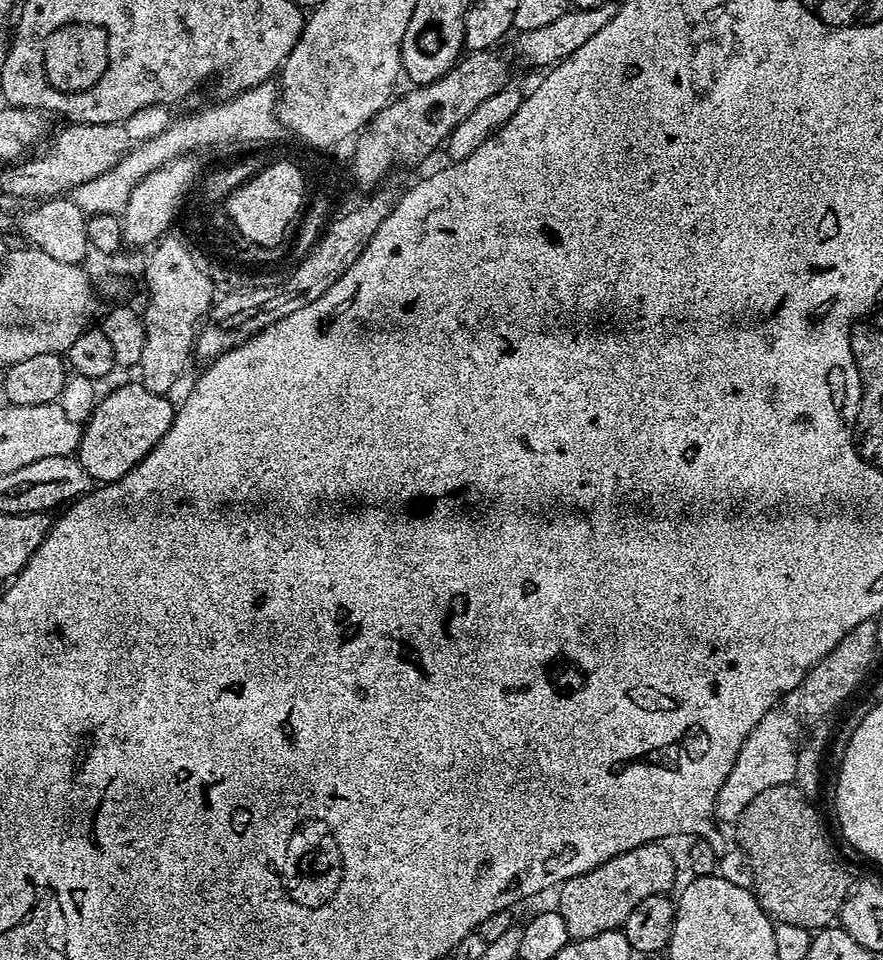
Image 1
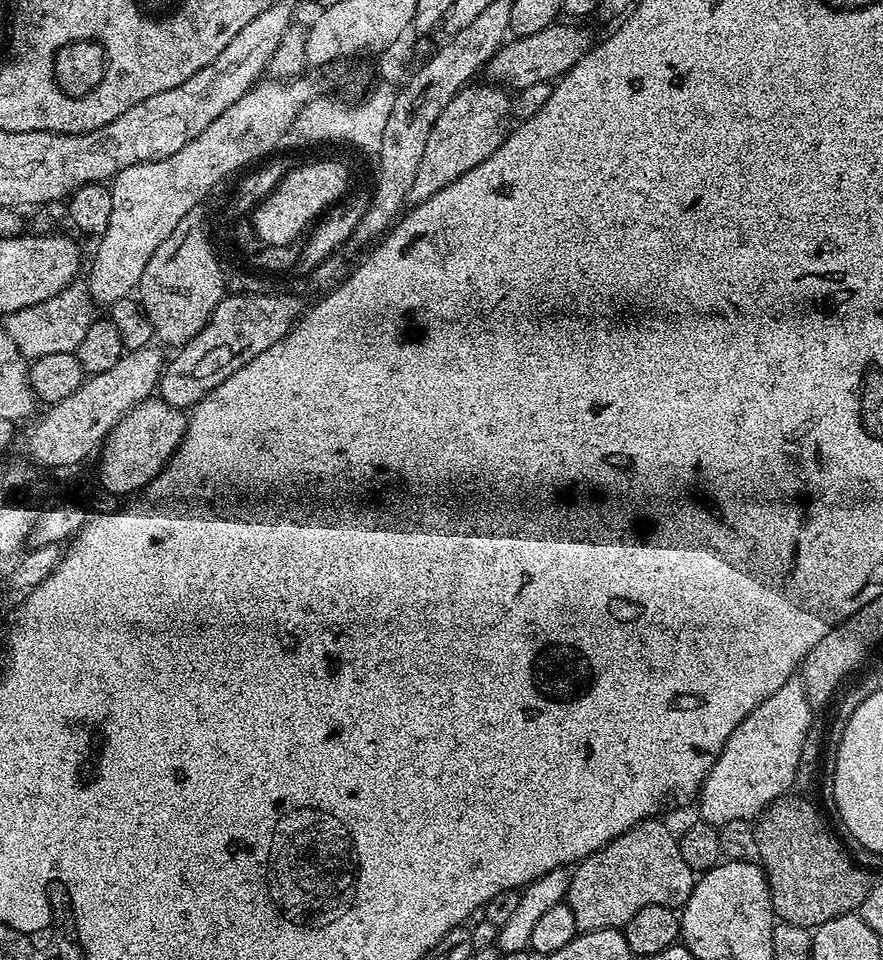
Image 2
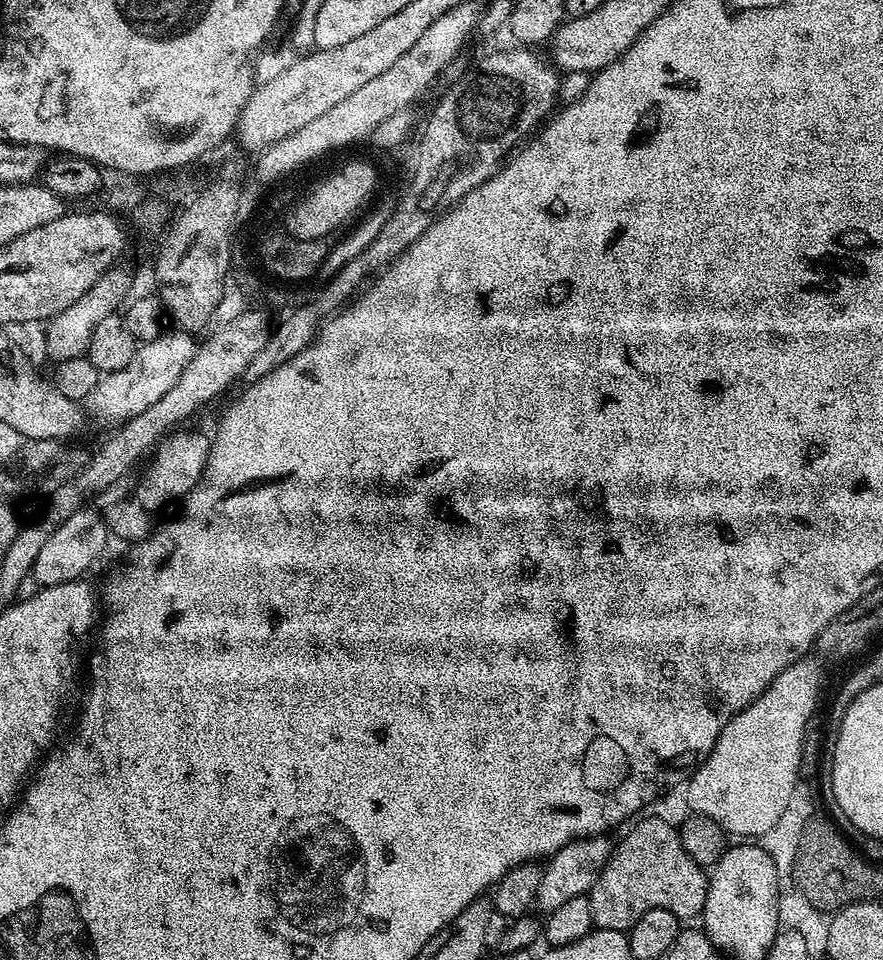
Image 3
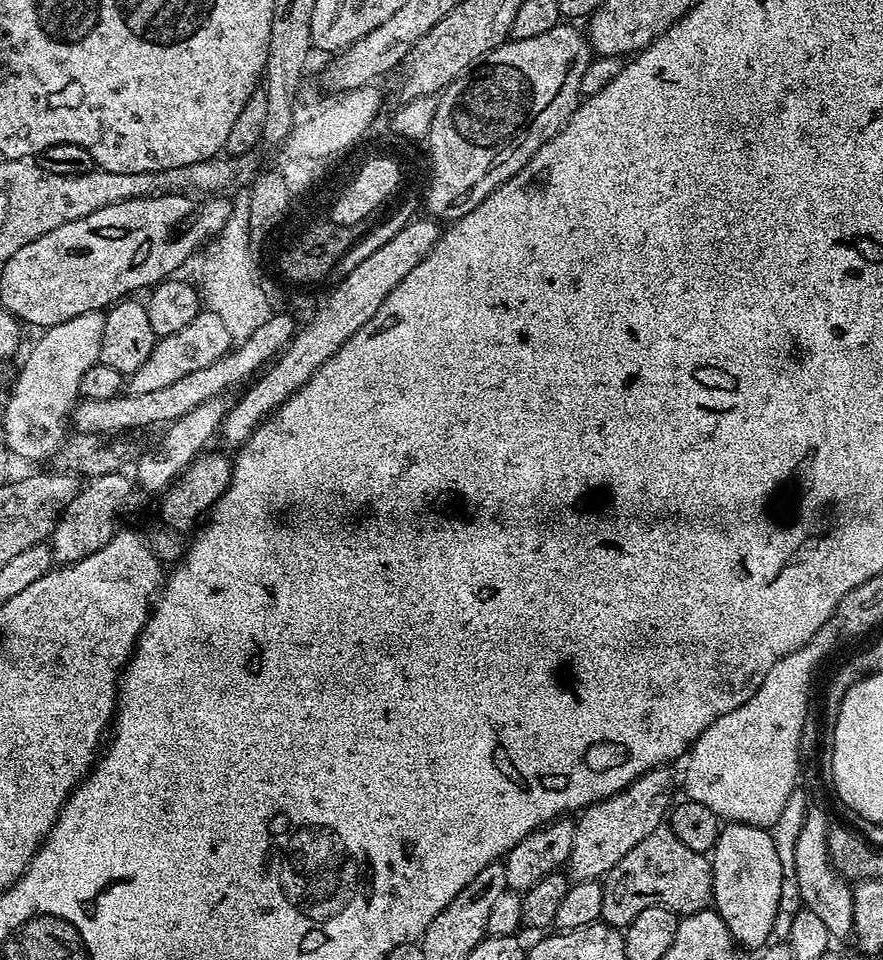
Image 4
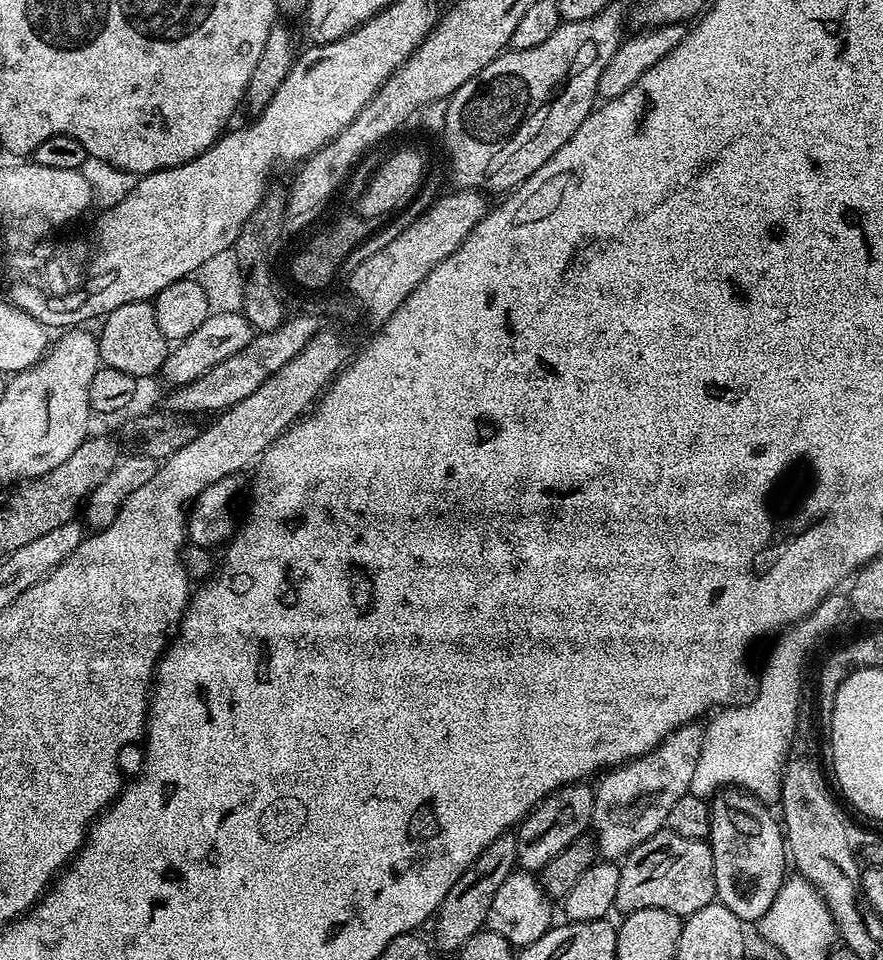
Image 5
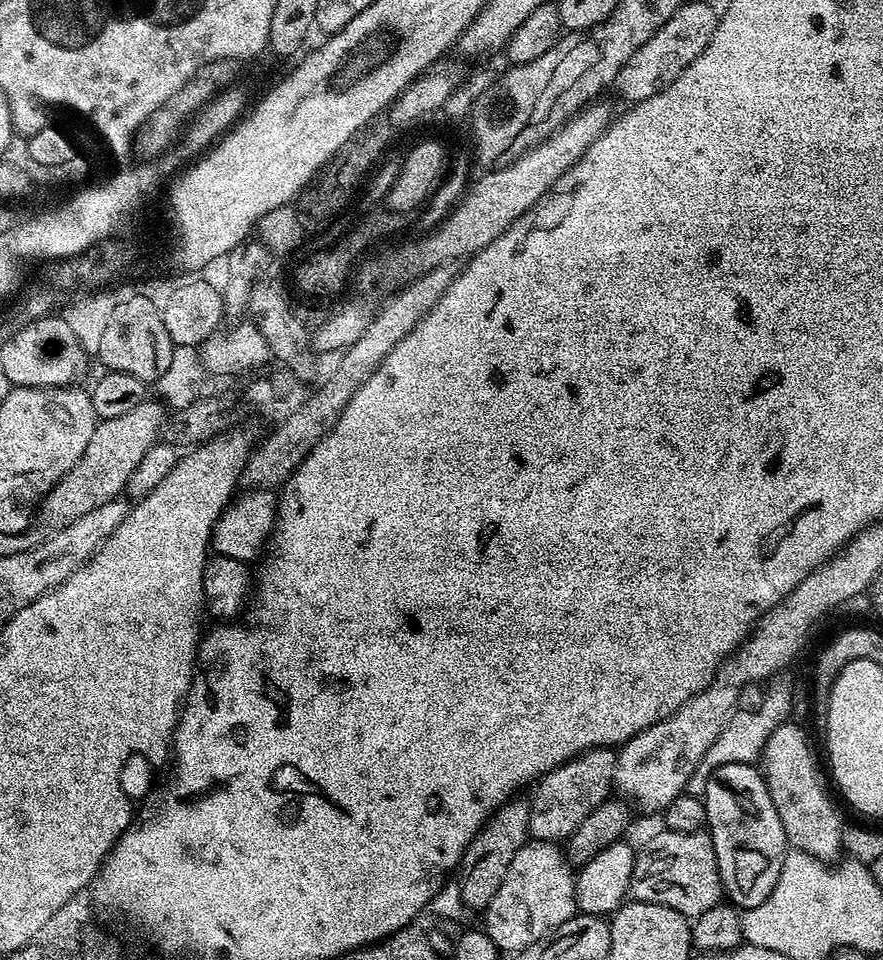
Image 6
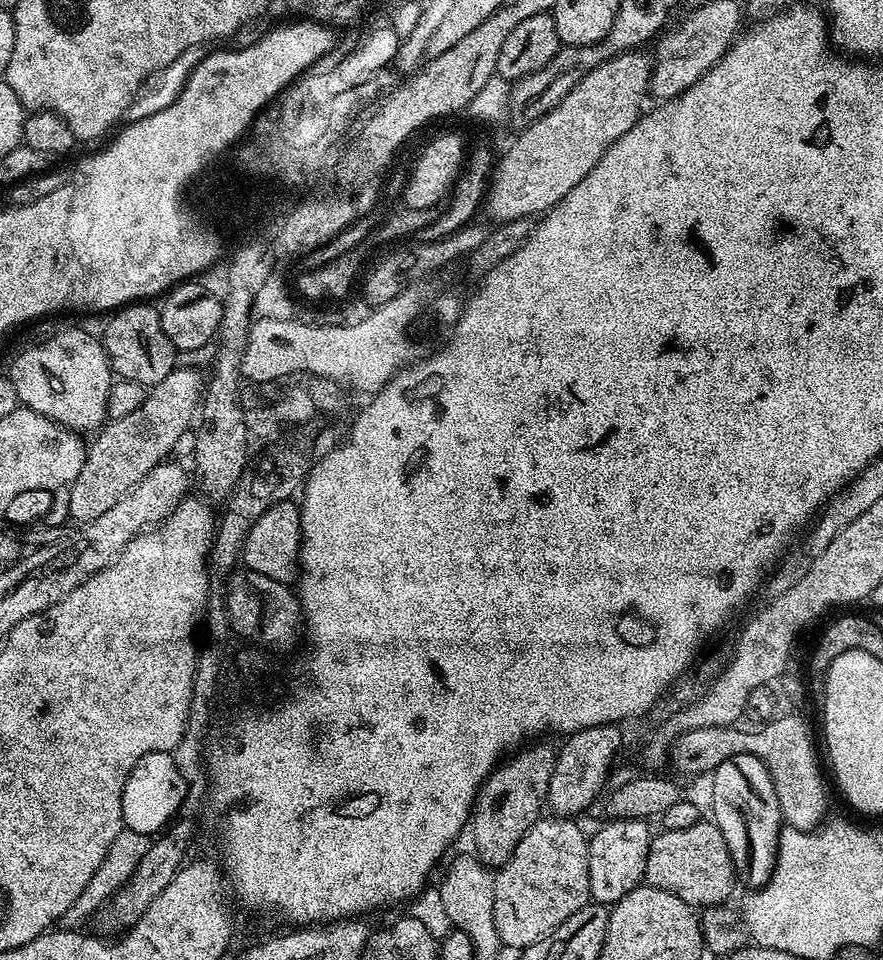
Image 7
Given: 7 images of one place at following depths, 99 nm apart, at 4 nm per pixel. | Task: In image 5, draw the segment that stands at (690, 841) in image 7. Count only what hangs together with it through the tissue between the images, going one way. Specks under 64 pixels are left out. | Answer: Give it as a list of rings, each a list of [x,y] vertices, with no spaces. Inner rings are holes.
[[[667,830],[655,832],[646,842],[623,857],[618,878],[615,911],[627,914],[643,908],[670,910],[675,916],[693,916],[716,900],[714,858],[705,841],[682,838]]]

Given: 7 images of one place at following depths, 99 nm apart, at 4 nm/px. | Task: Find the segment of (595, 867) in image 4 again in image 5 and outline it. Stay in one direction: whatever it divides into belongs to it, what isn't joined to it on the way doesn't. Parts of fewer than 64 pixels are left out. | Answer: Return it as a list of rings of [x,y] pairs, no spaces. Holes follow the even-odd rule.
[[[699,723],[687,724],[685,728],[678,728],[649,752],[647,756],[640,756],[621,764],[619,768],[608,770],[599,777],[600,785],[594,788],[594,806],[592,807],[591,827],[596,828],[598,837],[598,852],[605,861],[616,862],[635,850],[642,842],[650,839],[655,832],[661,831],[668,823],[671,808],[678,802],[678,798],[689,795],[688,787],[693,777],[695,763],[702,753],[705,729]]]

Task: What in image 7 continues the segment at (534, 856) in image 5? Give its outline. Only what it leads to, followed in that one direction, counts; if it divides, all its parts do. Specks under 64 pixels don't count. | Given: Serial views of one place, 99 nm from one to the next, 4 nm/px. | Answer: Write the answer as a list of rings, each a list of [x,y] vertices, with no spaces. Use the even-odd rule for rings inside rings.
[[[603,724],[602,726],[590,726],[586,730],[565,735],[564,745],[559,745],[556,753],[556,769],[550,774],[548,783],[547,803],[557,808],[557,813],[572,814],[576,804],[588,804],[600,791],[603,793],[604,779],[612,768],[612,759],[620,748],[624,736],[621,729],[615,724]]]

